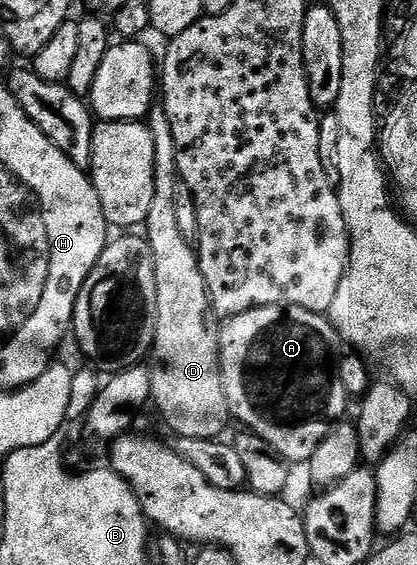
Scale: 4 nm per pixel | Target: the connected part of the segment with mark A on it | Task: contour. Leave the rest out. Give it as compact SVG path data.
M279 304L255 308L253 312L231 317L225 324L228 325L219 329L220 373L229 413L235 419L237 416L247 431L265 440L277 456L293 465L303 465L312 459L320 443L329 434L328 411L332 404L345 403L346 400L343 391L340 391L342 378L338 356L332 353L332 347L338 344L332 321L319 312Z

